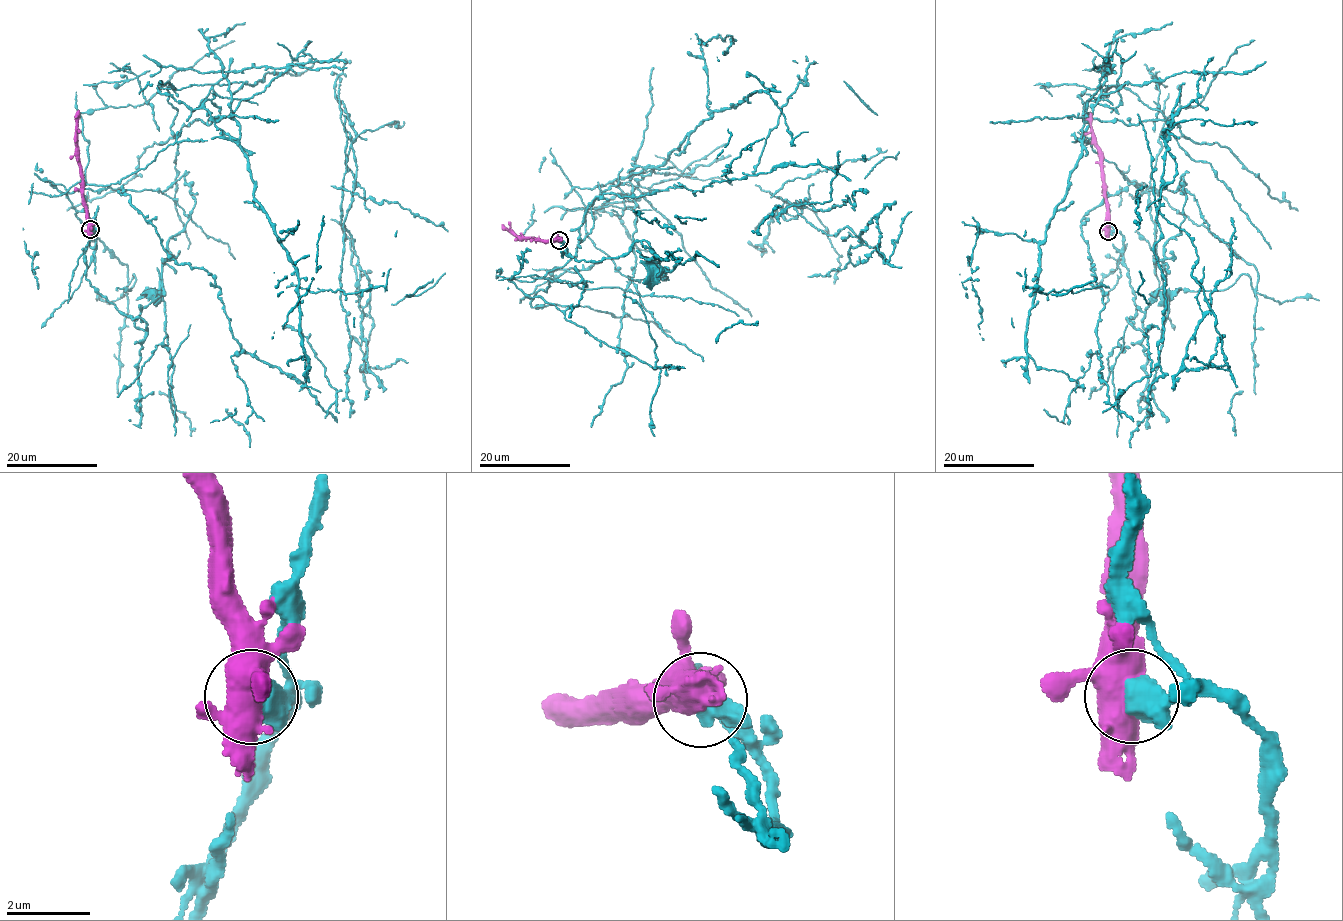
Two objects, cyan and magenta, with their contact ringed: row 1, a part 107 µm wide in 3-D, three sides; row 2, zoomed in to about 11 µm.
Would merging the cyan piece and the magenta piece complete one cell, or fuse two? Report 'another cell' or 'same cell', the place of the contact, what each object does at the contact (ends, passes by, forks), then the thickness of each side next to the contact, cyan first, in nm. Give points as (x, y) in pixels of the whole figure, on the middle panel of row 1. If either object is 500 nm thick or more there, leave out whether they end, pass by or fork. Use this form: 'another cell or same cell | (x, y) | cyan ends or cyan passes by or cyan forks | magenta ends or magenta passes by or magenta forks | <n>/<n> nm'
another cell | (559, 240) | cyan passes by | magenta forks | 460/460 nm

